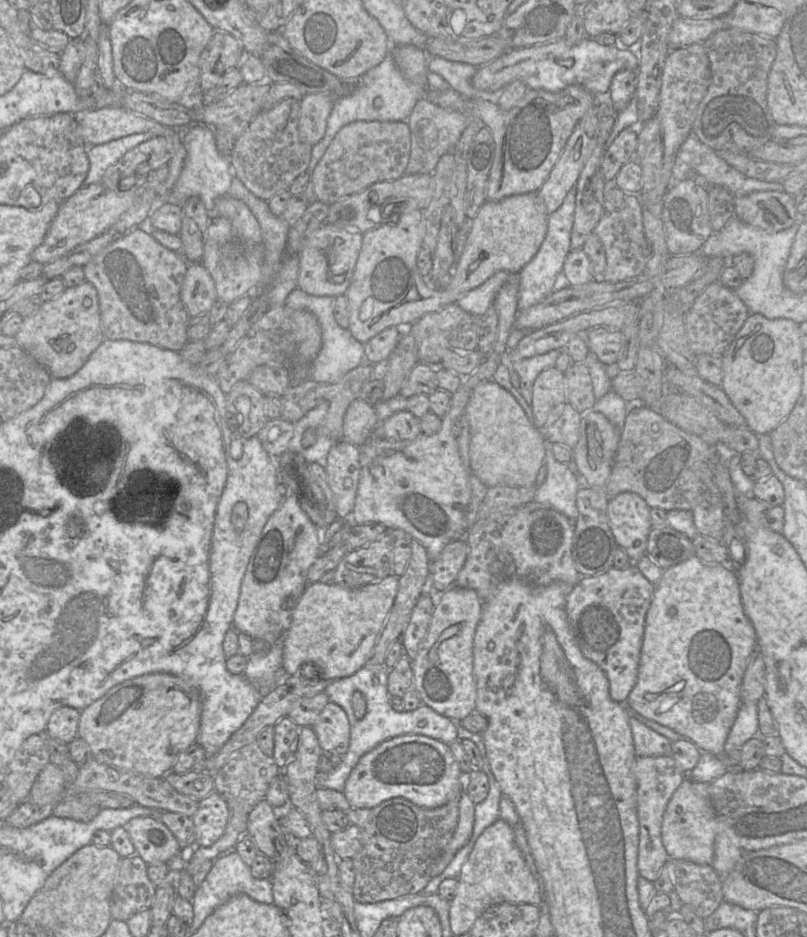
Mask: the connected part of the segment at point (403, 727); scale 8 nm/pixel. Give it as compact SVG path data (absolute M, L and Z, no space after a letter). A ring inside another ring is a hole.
M370 659L362 668L360 668L353 675L345 678L332 680L325 688L324 693L328 696L330 701L338 704L345 711L348 717L348 721L350 724L350 742L347 752L342 756L341 762L337 766L333 767L327 773L320 773L320 771L318 772L317 775L318 787L343 792L346 780L352 769L356 766L356 764L360 760L360 758L367 752L374 749L377 745L390 738L400 735L424 735L433 739L437 739L448 745L450 745L452 742L458 739L458 733L457 733L458 724L454 720L448 717L440 715L427 705L422 704L413 711L402 711L402 712L395 711L390 705L391 696L388 693L389 670L390 668L386 665L386 663L376 664L372 663ZM355 691L361 692L366 701L366 713L362 719L357 719L355 717L354 710L352 708L351 697Z

